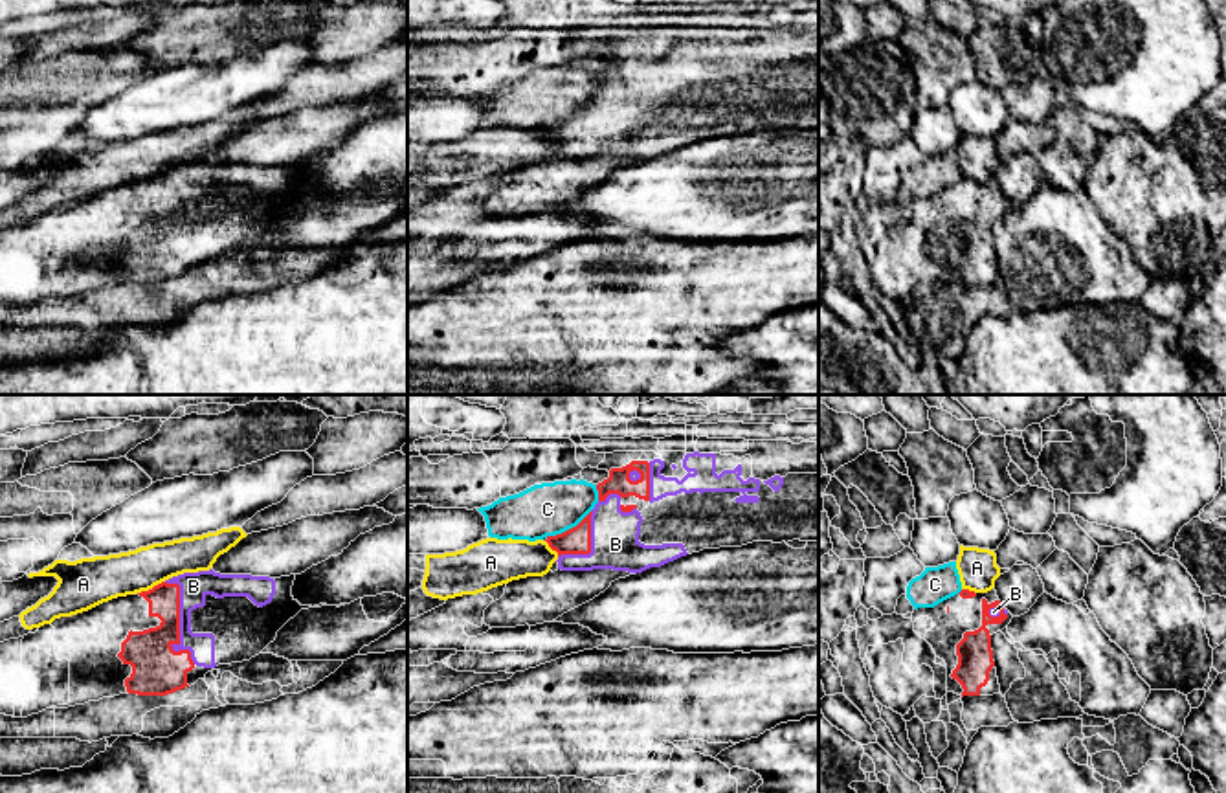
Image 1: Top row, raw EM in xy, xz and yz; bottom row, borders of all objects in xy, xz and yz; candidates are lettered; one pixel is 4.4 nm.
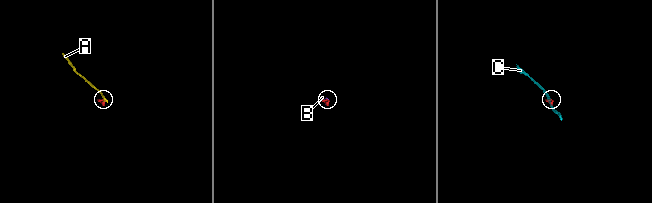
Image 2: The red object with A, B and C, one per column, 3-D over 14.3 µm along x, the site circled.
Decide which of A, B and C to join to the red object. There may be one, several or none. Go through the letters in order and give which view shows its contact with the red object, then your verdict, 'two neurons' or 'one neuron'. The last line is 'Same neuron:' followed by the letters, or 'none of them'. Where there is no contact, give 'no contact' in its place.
A: contact in xy; two neurons
B: contact in xy; one neuron
C: contact in xz; two neurons
Same neuron: B

